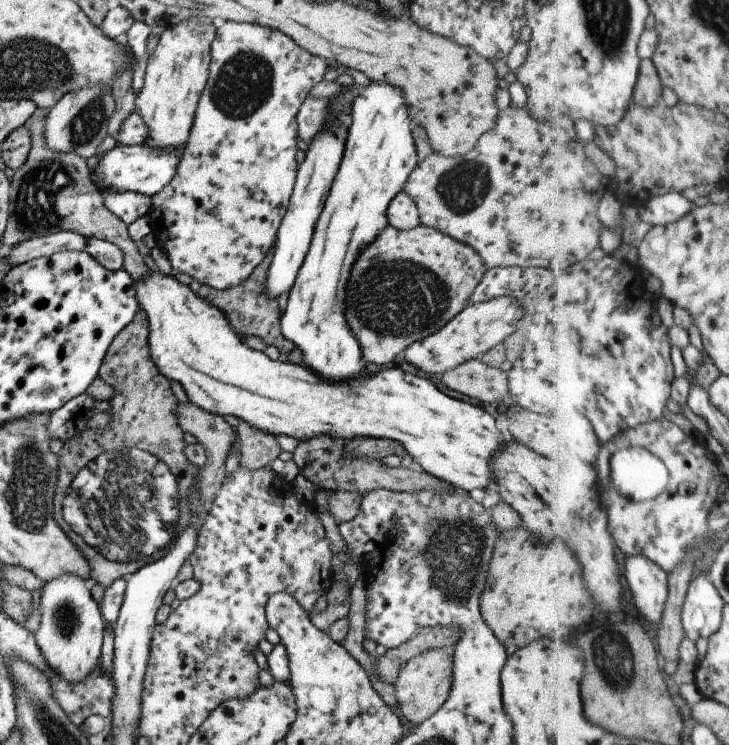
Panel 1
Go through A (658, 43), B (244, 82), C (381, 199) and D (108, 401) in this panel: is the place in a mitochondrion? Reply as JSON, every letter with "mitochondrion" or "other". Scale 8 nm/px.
{"A":"other","B":"mitochondrion","C":"other","D":"other"}

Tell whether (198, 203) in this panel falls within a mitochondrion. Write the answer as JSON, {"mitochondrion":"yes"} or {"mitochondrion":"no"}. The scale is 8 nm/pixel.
{"mitochondrion":"no"}

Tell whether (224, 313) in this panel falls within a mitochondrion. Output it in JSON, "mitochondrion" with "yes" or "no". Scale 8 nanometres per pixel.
{"mitochondrion":"no"}

